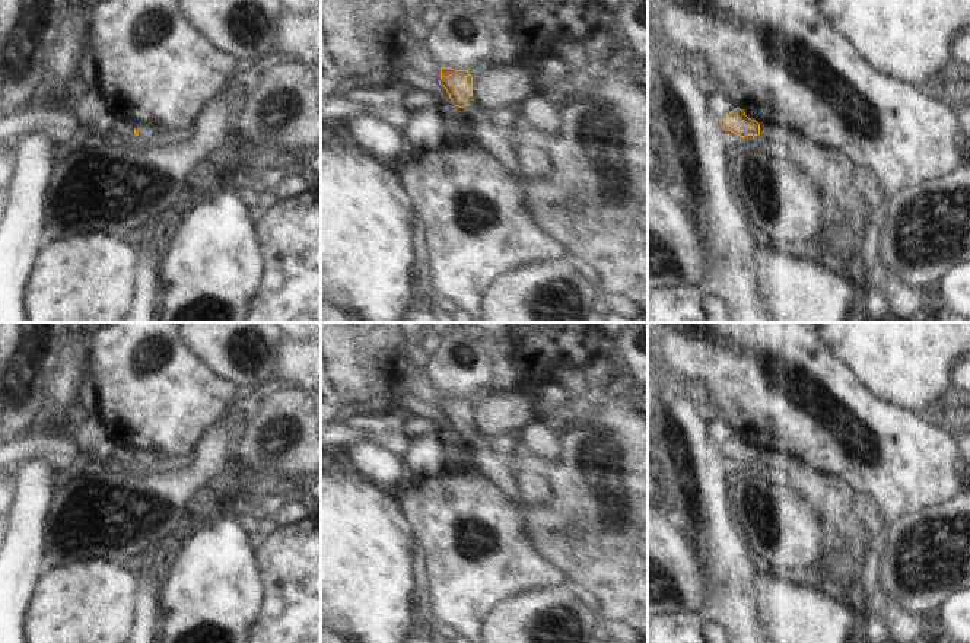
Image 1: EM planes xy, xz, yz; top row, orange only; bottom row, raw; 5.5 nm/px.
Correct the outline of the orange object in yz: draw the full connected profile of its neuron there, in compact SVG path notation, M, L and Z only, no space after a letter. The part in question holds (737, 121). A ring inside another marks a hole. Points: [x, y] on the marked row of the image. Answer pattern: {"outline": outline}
{"outline": "M740 108L726 114L722 120L719 120L719 122L725 131L731 131L740 137L754 137L760 134L760 124L756 120L748 118Z"}

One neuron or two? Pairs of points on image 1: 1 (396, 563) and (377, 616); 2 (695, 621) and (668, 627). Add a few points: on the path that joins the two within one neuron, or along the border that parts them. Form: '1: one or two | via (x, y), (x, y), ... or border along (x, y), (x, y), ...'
1: one | via (382, 576), (377, 582), (377, 602)
2: one | via (689, 624), (686, 627), (674, 627)

